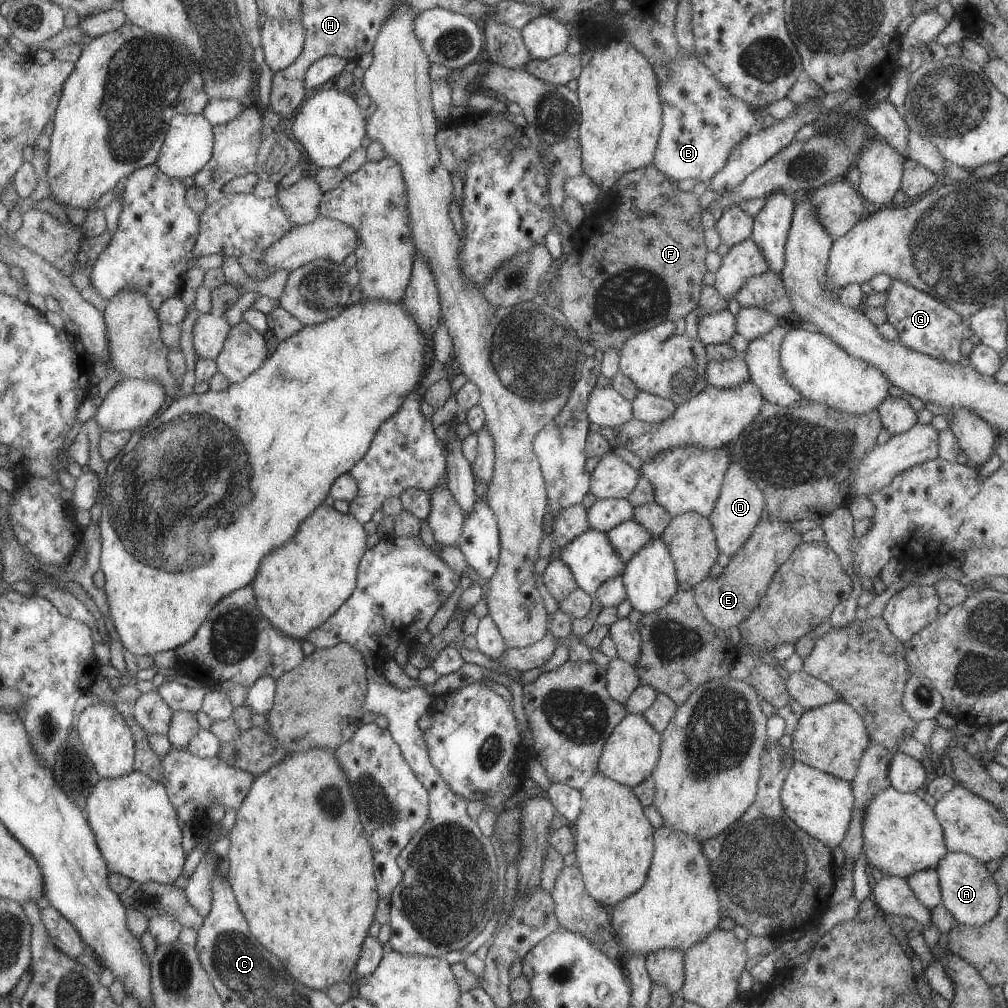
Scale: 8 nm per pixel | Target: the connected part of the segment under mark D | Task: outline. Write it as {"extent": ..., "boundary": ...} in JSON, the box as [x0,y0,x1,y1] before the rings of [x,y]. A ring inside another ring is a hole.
{"extent":[708,463,764,557],"boundary":[[[730,463],[725,472],[715,506],[708,517],[720,552],[725,553],[728,557],[733,556],[749,538],[751,531],[755,528],[763,513],[764,496],[761,489],[749,480],[749,476],[745,474],[745,470],[739,464]]]}

